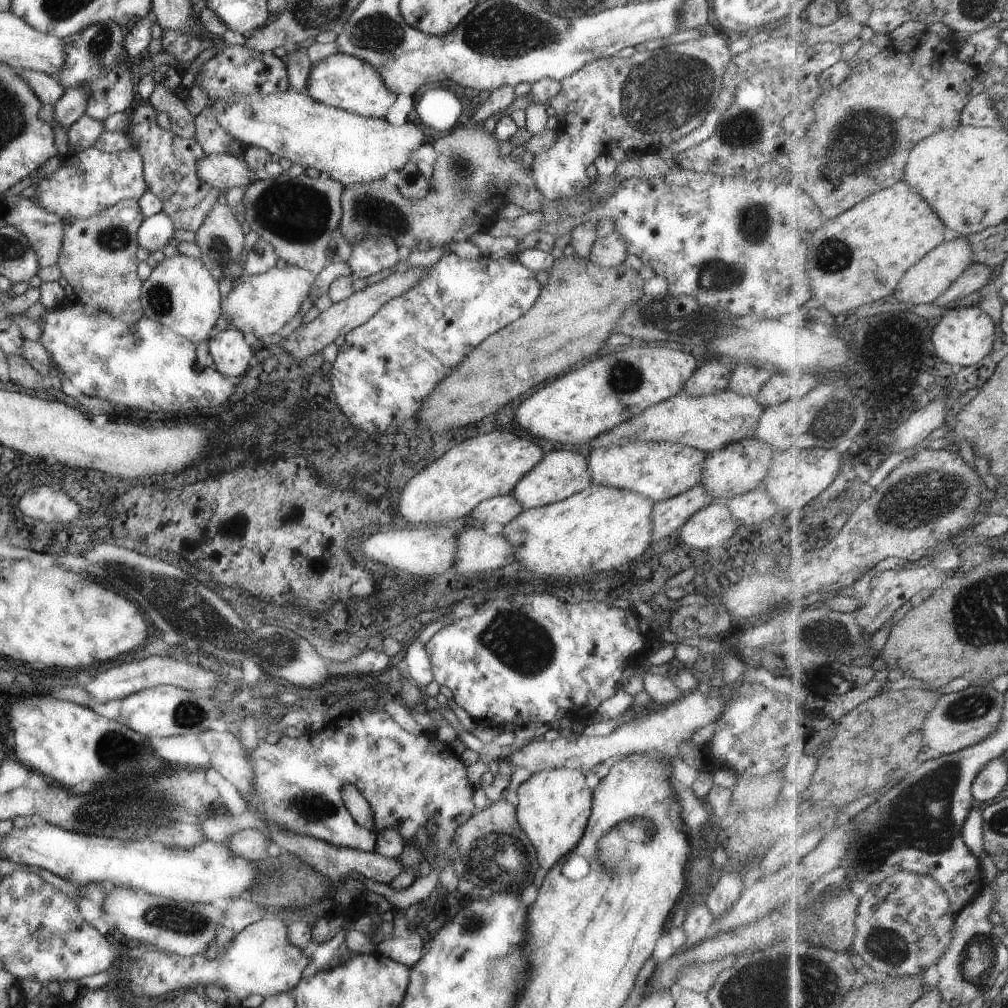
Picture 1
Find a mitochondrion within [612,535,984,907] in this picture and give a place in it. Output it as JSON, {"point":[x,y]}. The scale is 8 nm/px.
{"point":[927,801]}

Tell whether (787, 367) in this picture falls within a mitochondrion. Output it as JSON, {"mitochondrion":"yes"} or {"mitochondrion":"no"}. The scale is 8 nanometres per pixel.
{"mitochondrion":"no"}

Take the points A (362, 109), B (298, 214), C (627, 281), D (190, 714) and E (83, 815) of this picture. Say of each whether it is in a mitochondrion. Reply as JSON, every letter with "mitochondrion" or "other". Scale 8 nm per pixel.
{"A":"other","B":"mitochondrion","C":"other","D":"mitochondrion","E":"mitochondrion"}

